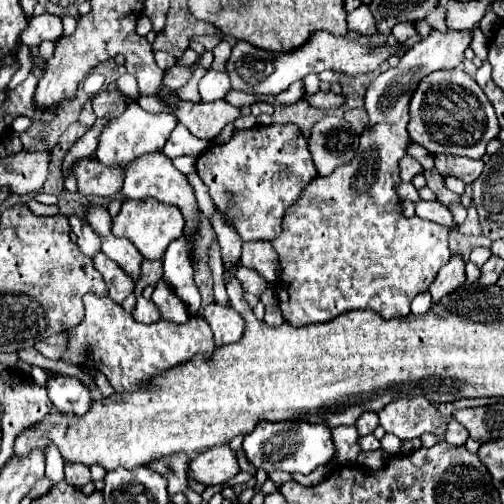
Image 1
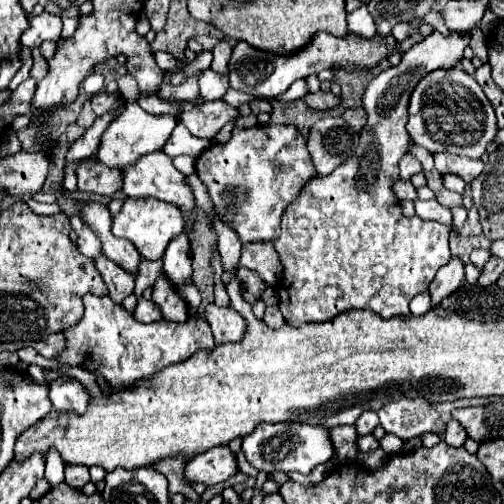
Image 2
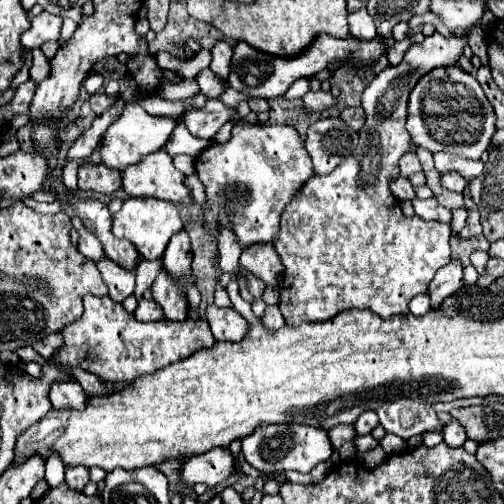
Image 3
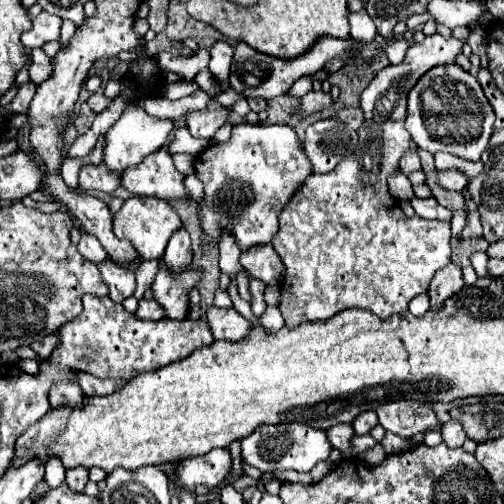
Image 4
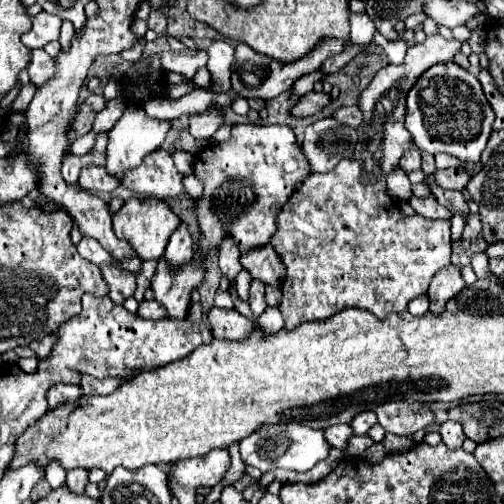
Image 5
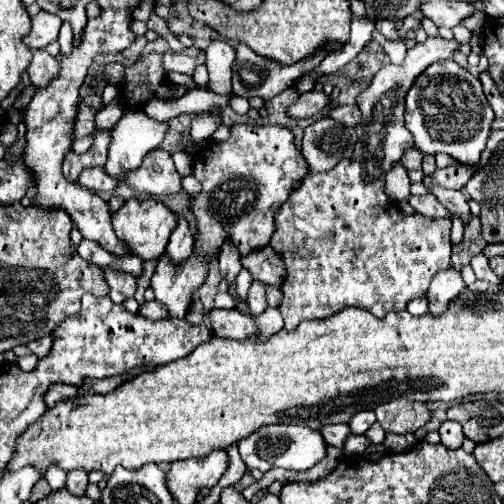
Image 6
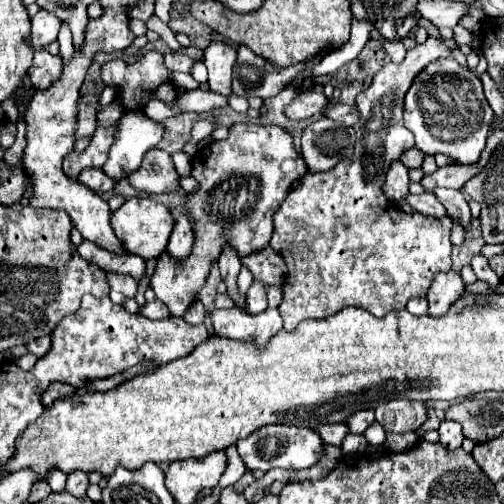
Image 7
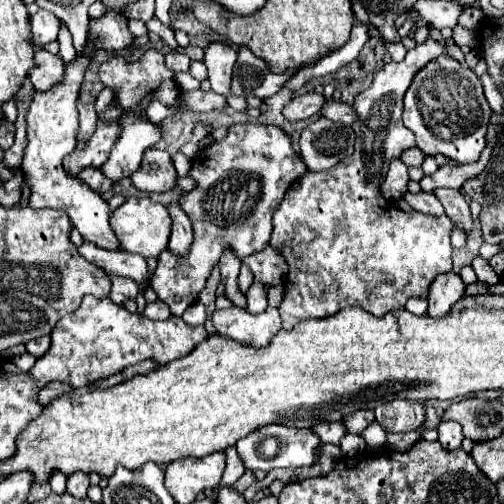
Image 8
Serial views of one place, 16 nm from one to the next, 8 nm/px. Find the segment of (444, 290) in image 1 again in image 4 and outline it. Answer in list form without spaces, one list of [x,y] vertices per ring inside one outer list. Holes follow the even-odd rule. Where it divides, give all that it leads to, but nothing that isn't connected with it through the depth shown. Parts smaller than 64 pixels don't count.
[[[456,264],[444,266],[440,272],[436,272],[436,276],[432,278],[430,288],[428,288],[430,310],[440,312],[440,308],[444,306],[444,300],[452,298],[462,288],[464,288],[464,280],[462,280],[460,266],[456,266]]]

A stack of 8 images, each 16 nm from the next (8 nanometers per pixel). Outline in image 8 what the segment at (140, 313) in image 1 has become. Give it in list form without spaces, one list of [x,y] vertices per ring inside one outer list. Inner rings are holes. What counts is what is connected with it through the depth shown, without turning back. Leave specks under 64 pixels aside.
[[[156,300],[152,304],[146,304],[144,316],[150,318],[150,320],[168,320],[172,316],[172,312],[170,312],[170,308],[162,300]]]

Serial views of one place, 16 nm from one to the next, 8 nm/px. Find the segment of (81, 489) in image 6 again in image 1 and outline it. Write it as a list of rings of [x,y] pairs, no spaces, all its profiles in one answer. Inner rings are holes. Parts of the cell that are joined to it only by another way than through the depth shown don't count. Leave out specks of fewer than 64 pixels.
[[[66,464],[66,482],[74,488],[82,488],[86,482],[90,482],[90,468],[84,468],[84,464]]]

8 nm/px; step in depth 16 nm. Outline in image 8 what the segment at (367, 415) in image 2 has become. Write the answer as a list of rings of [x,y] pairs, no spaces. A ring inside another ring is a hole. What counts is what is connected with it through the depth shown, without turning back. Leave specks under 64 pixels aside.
[[[374,410],[352,412],[352,416],[344,416],[344,420],[342,420],[344,428],[348,428],[348,432],[352,432],[352,434],[360,434],[372,422],[374,422]]]

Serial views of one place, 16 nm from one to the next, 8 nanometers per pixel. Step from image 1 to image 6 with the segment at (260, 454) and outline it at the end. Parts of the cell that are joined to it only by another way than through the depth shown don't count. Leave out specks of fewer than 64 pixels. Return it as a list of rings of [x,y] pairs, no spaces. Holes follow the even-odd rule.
[[[274,424],[262,426],[252,432],[248,438],[238,442],[238,452],[248,468],[258,468],[268,472],[270,468],[288,468],[288,470],[308,470],[326,456],[326,442],[318,430],[296,426],[296,424]]]

